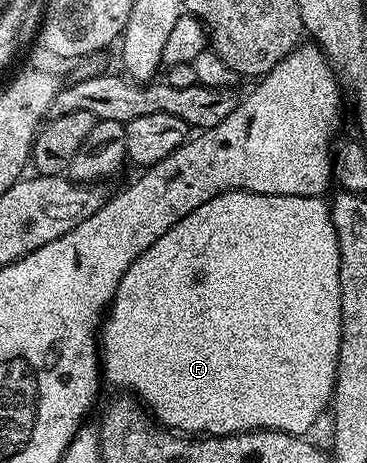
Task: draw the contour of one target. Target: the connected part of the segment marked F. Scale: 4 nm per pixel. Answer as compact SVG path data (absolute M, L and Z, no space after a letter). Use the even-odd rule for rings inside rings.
M234 190L221 192L215 198L203 202L187 218L183 218L163 238L159 238L146 250L136 262L125 272L125 277L119 282L117 292L113 296L113 303L107 309L107 315L103 320L103 327L99 332L99 359L103 369L103 376L109 380L117 390L128 390L130 393L139 394L146 409L155 417L156 423L182 434L204 434L207 436L230 436L236 432L286 432L298 438L304 437L305 432L321 416L321 411L330 407L333 398L333 383L337 381L337 359L341 349L341 291L339 290L339 270L341 259L339 258L339 242L335 234L333 216L329 213L329 204L320 196L264 196L254 192Z

